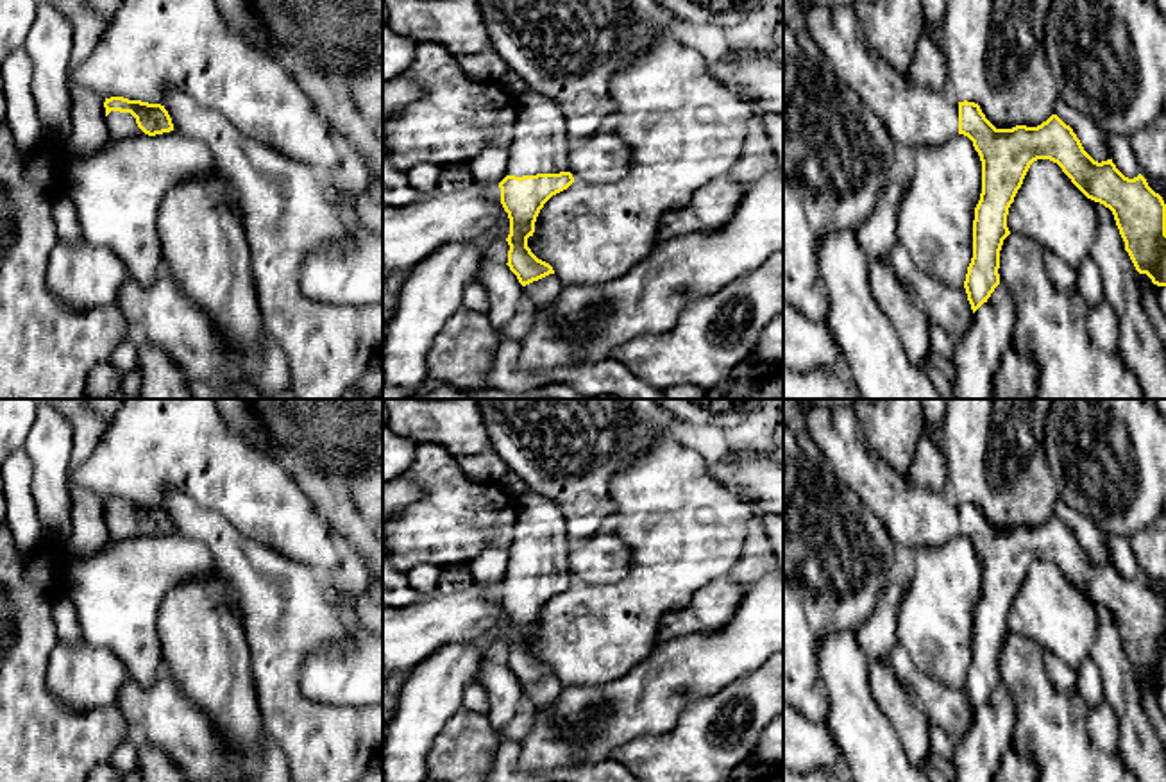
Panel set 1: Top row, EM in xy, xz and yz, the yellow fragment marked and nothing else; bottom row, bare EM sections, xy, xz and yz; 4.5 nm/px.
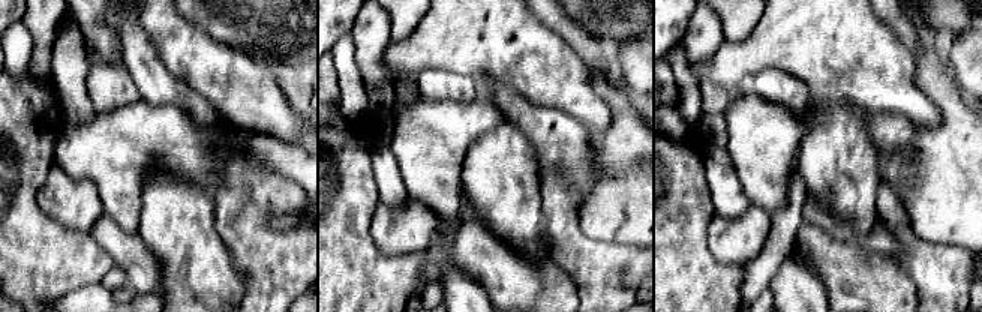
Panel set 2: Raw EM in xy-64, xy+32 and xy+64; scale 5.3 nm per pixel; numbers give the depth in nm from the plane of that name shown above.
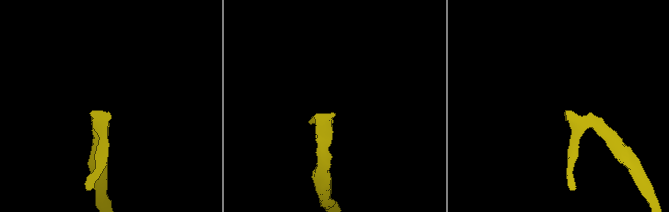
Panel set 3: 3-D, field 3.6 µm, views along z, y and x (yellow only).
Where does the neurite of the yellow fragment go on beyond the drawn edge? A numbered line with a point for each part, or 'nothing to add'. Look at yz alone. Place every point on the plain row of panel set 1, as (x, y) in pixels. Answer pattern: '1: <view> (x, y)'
1: yz (916, 518)

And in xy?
1: xy (122, 526)

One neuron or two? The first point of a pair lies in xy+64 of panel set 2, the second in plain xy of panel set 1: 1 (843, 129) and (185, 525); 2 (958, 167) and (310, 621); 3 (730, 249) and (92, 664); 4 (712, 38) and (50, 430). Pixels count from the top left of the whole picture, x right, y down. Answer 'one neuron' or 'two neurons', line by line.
1: two neurons
2: two neurons
3: one neuron
4: one neuron

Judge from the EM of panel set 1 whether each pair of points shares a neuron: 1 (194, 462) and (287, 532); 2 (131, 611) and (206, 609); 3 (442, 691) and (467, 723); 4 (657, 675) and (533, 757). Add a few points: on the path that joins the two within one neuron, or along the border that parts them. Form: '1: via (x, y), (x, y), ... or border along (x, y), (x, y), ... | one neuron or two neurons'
1: via (217, 467), (231, 476), (263, 509) | one neuron
2: border along (186, 578), (163, 600), (158, 620), (161, 652) | two neurons
3: border along (462, 707), (447, 722), (435, 745) | two neurons
4: via (626, 705), (564, 741) | one neuron

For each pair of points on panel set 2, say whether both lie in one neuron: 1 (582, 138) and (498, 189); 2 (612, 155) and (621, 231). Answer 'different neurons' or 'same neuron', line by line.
1: different neurons
2: same neuron

